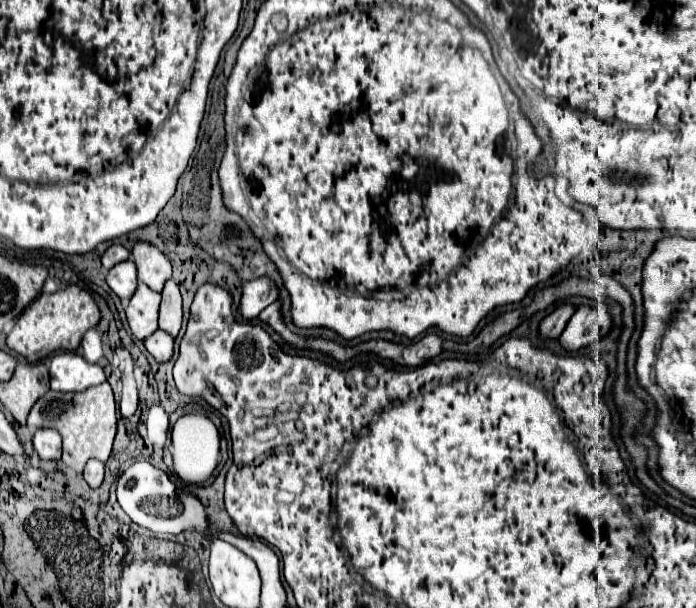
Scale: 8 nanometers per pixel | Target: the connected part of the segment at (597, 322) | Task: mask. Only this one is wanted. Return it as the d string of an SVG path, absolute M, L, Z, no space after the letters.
M597 302L593 306L583 304L571 316L559 340L565 350L579 350L603 338L603 334L607 334L611 326L613 326L613 314L605 302Z

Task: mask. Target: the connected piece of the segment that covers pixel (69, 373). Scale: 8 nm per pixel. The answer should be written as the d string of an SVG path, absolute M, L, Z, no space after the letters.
M75 352L55 354L49 364L49 374L51 388L61 392L81 392L89 386L105 382L103 368L87 362L83 356Z

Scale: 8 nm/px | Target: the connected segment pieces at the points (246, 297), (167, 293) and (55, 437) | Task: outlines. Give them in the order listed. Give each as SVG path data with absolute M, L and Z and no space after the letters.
M257 278L243 284L243 298L241 298L241 314L245 320L253 320L265 310L271 302L279 298L279 288L271 278Z
M167 280L161 296L163 296L163 300L161 300L161 306L159 306L159 328L169 332L175 338L181 330L181 294L179 294L179 286L173 280Z
M39 428L33 436L33 448L43 460L61 458L61 438L57 430L51 428Z

